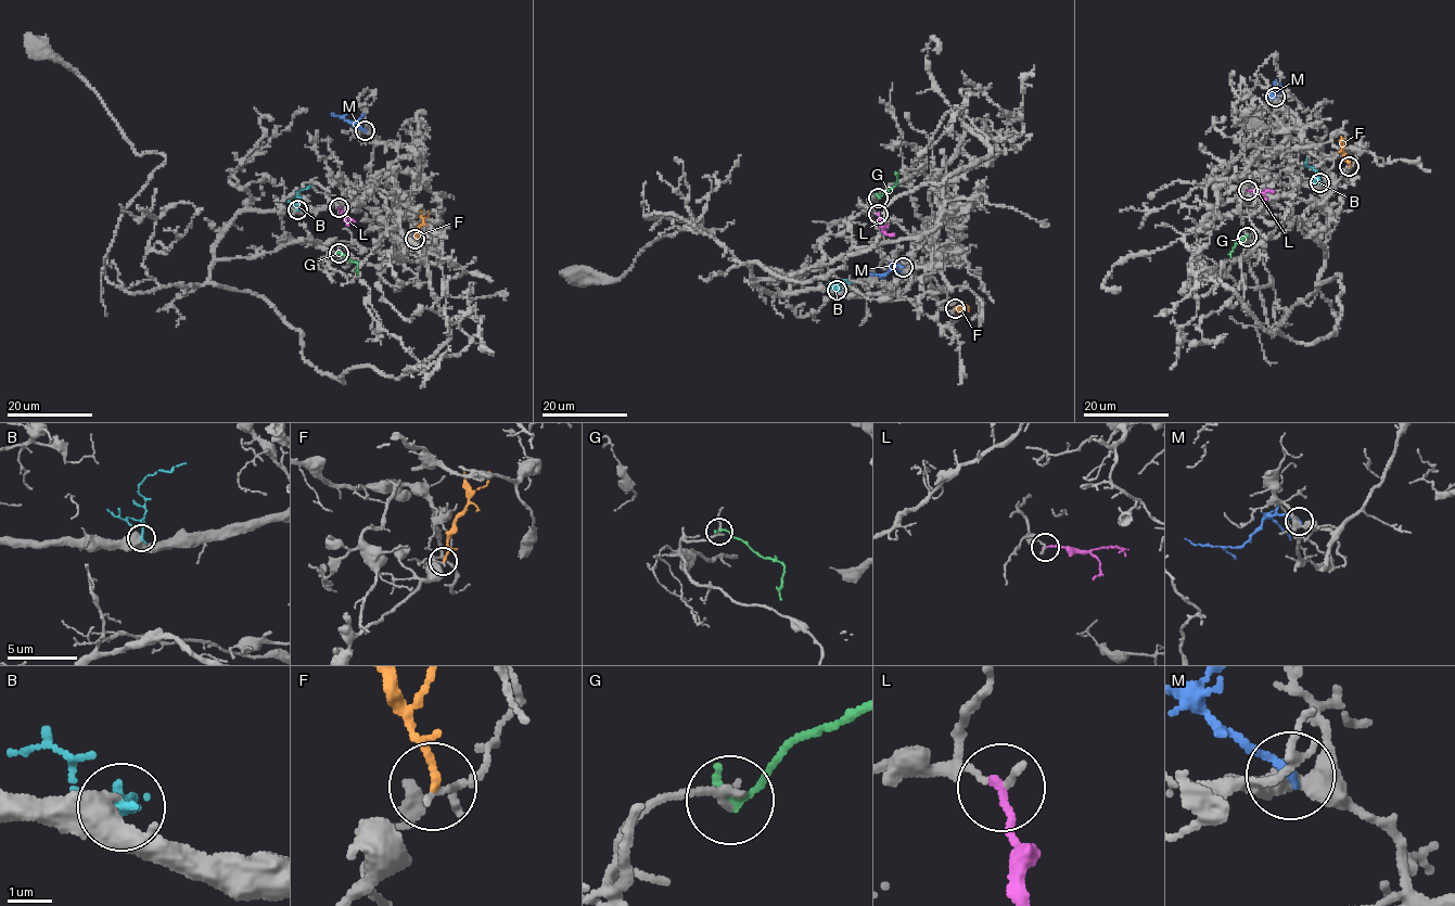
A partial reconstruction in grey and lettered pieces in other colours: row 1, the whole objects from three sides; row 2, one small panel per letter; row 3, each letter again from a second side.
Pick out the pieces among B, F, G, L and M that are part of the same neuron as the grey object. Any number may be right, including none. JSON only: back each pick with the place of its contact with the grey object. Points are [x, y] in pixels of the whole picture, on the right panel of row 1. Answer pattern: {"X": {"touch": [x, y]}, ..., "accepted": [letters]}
{"B": {"touch": [1319, 182]}, "accepted": ["B"]}

